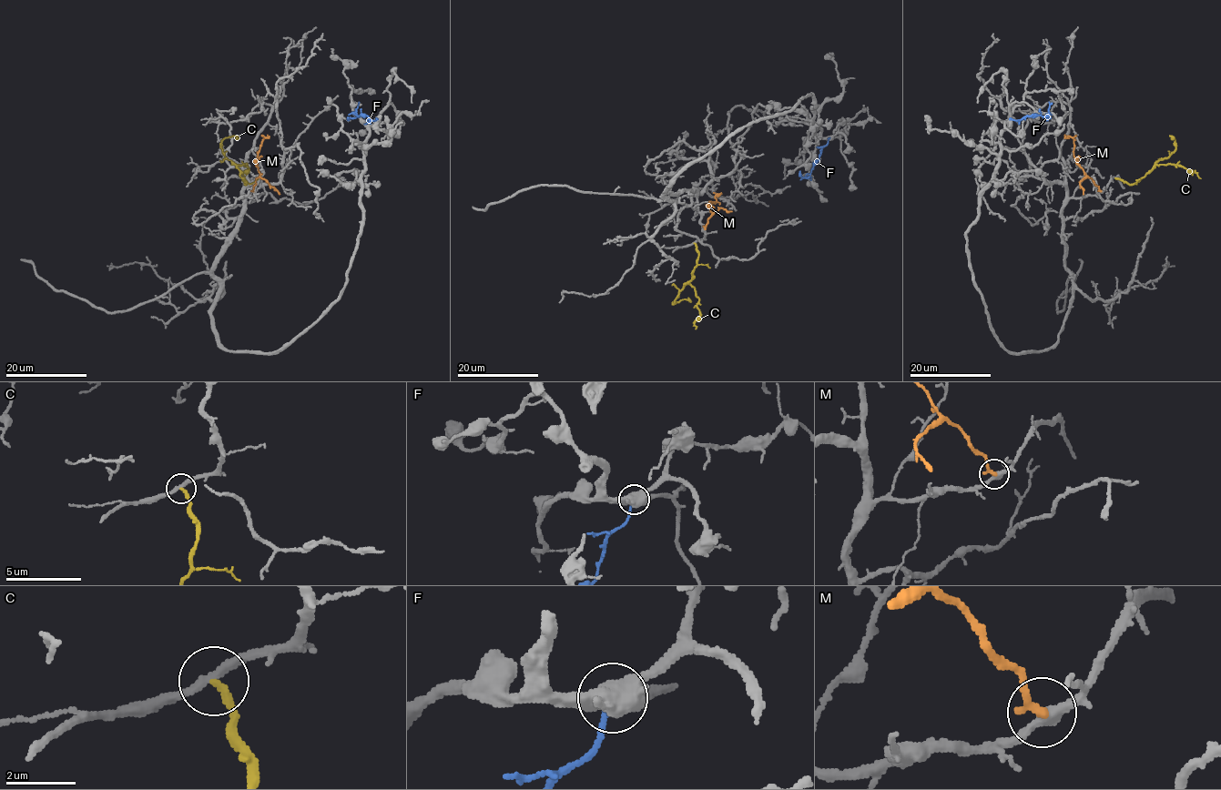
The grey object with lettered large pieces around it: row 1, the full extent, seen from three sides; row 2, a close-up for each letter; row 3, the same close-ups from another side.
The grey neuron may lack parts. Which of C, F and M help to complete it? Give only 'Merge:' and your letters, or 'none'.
Merge: none

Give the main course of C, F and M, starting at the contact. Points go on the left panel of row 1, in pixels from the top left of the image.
C: (241, 177), (246, 184), (240, 171), (221, 148), (223, 139), (230, 136), (239, 139)
F: (377, 118), (371, 120), (366, 116), (347, 117)
M: (253, 191), (255, 179), (259, 175), (257, 158), (263, 136), (269, 138)

